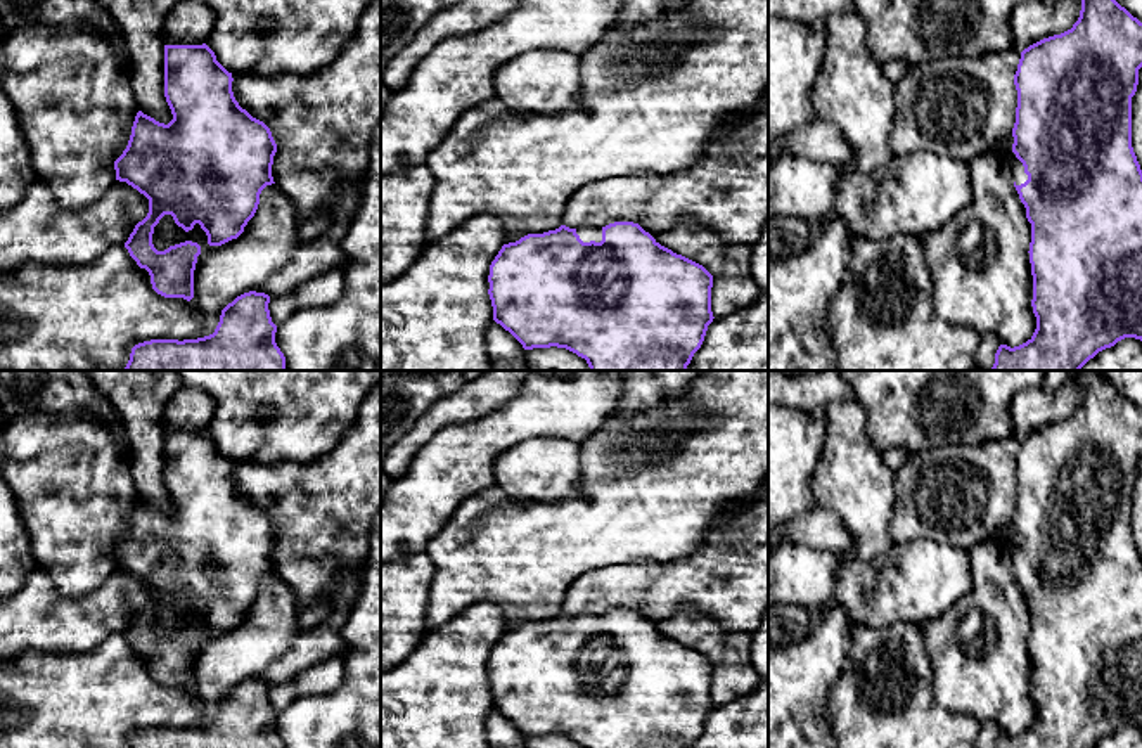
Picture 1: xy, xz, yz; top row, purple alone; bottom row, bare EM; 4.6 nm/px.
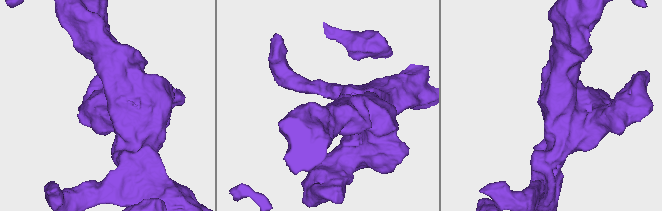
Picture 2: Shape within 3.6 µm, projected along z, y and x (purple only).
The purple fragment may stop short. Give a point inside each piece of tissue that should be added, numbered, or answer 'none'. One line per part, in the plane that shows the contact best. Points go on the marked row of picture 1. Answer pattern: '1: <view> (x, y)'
1: yz (1018, 170)

